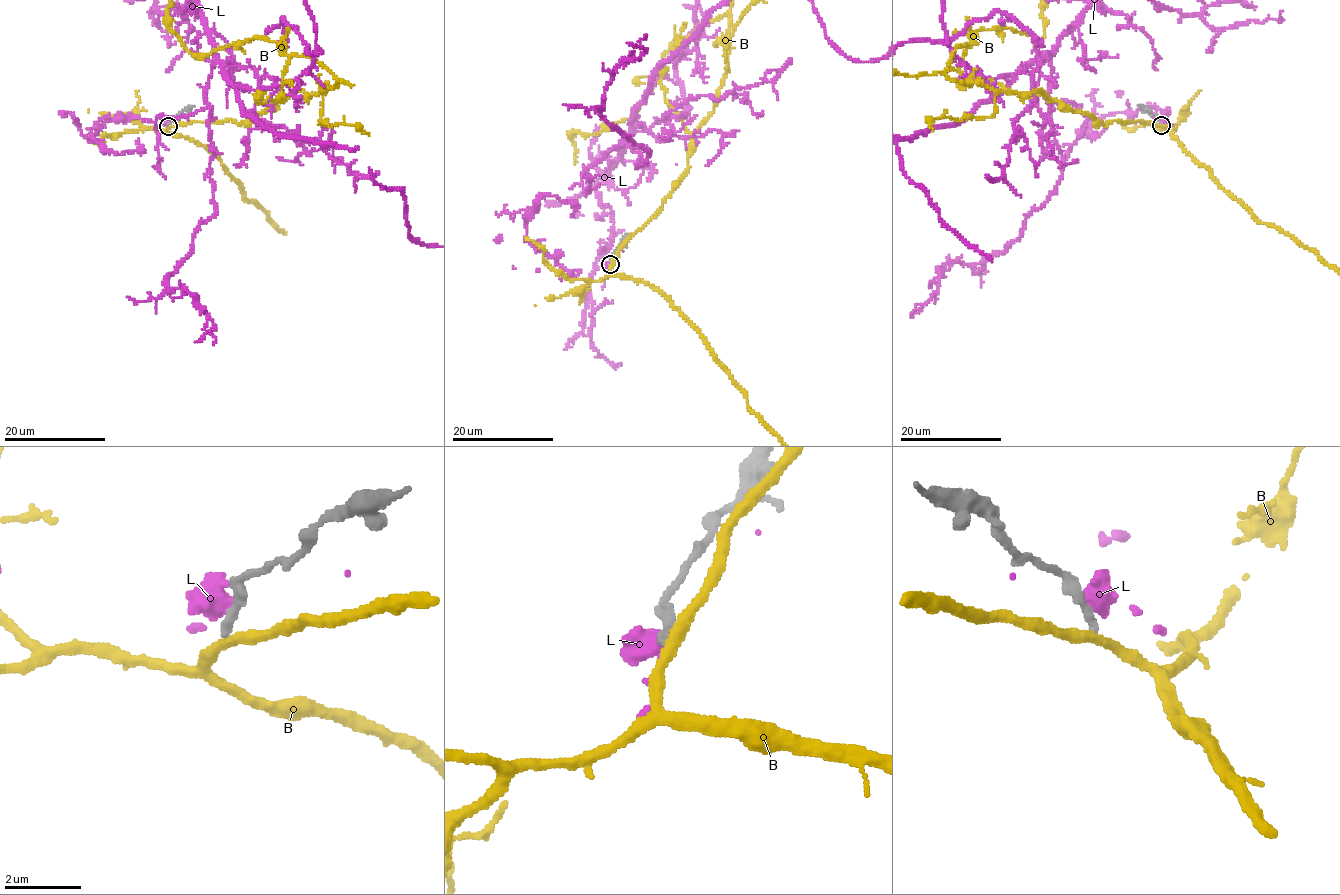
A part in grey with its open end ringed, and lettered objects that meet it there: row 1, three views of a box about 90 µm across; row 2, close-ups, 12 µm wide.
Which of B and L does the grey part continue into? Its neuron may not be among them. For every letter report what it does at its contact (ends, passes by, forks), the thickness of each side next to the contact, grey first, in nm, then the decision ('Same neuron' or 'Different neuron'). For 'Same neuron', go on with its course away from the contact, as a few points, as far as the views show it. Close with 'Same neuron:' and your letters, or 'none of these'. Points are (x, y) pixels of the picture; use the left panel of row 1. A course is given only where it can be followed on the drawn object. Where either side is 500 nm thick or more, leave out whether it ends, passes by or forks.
B: It passes by. Thickness 200 nm (grey) against 280 nm. Different neuron
L: It passes by. Thickness 340 nm (grey) against 440 nm. Different neuron
Same neuron: none of these

